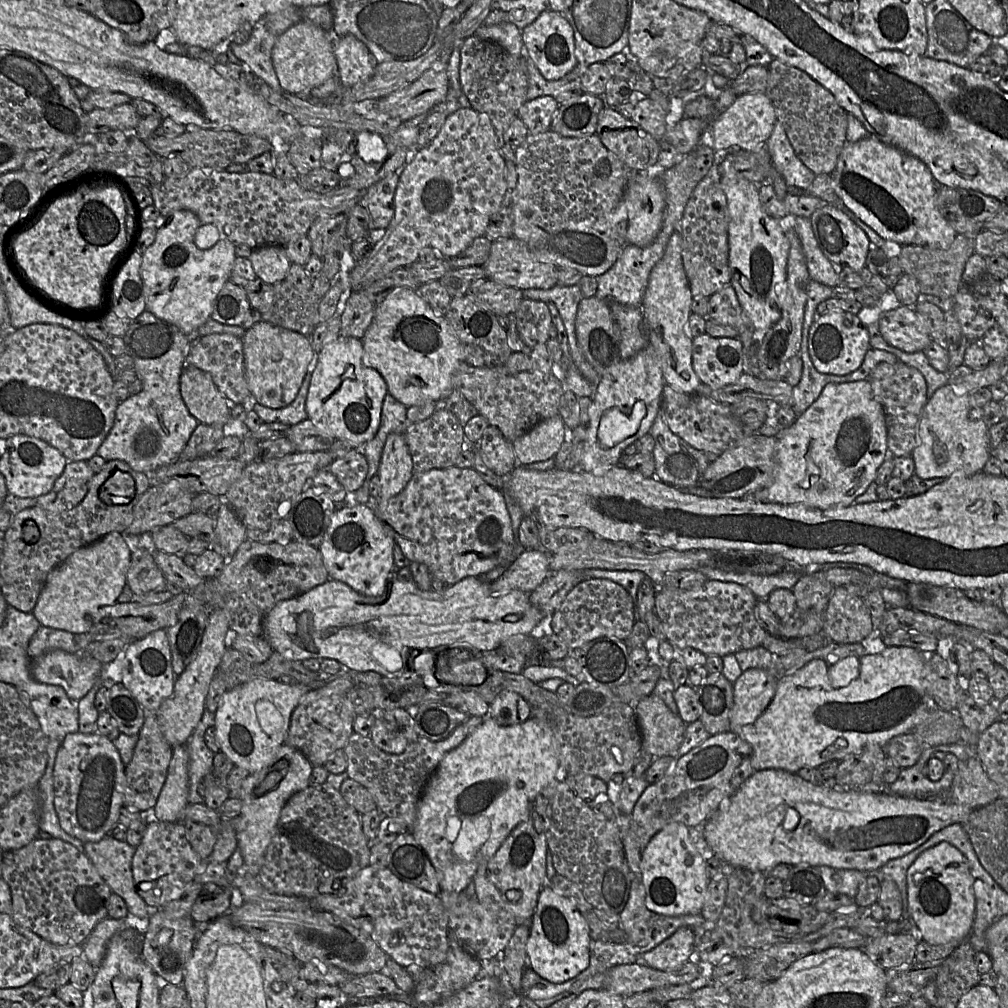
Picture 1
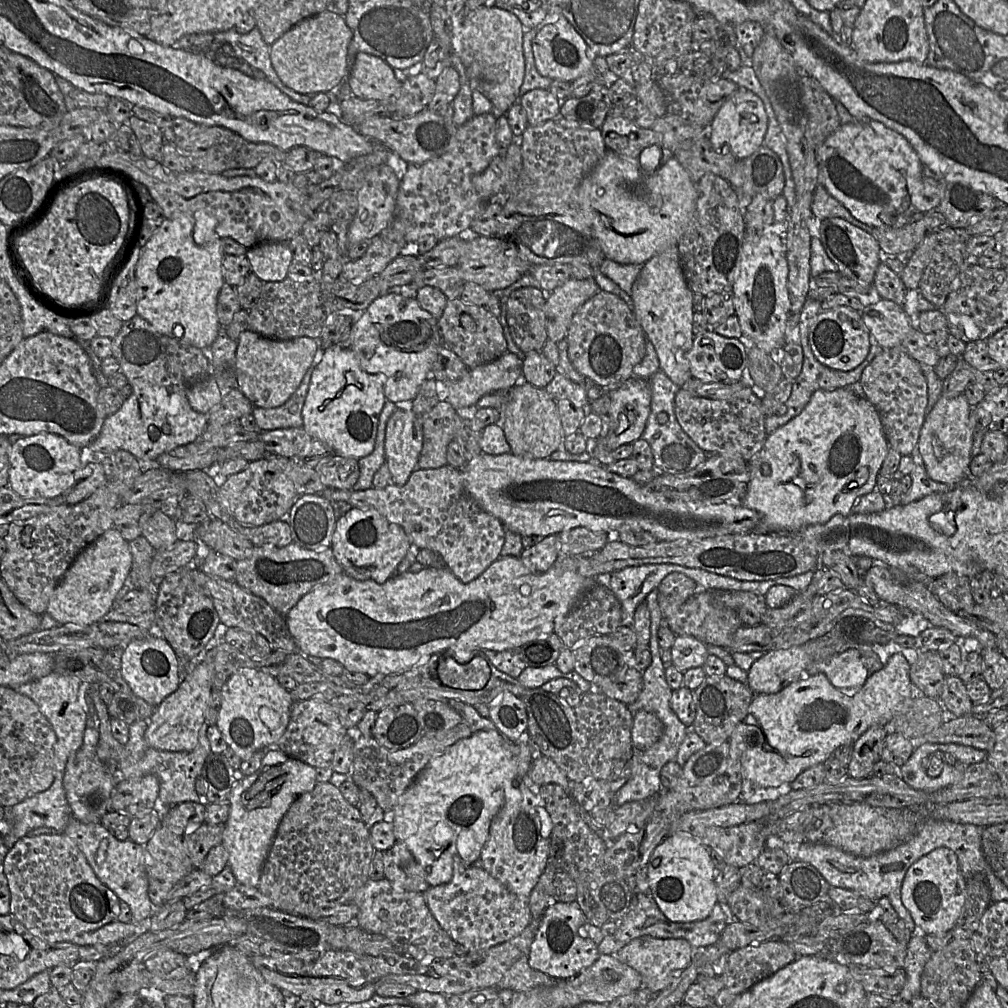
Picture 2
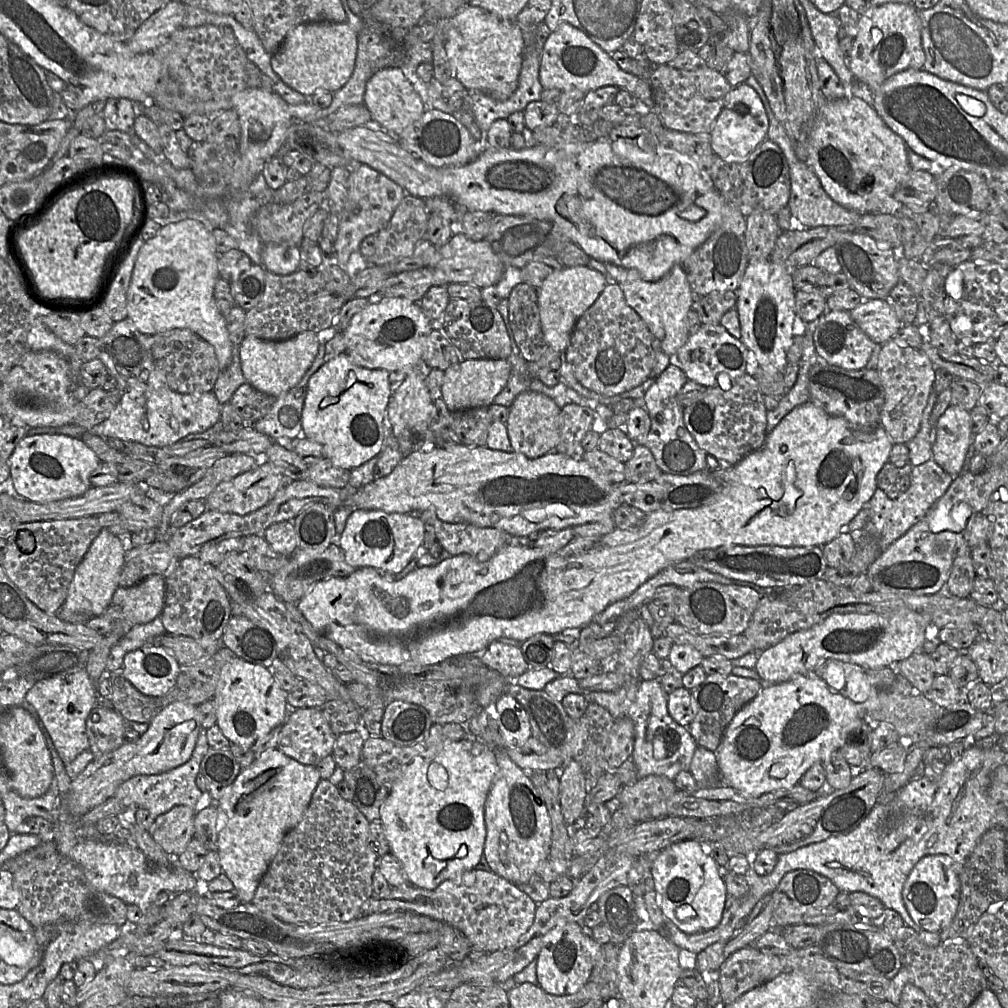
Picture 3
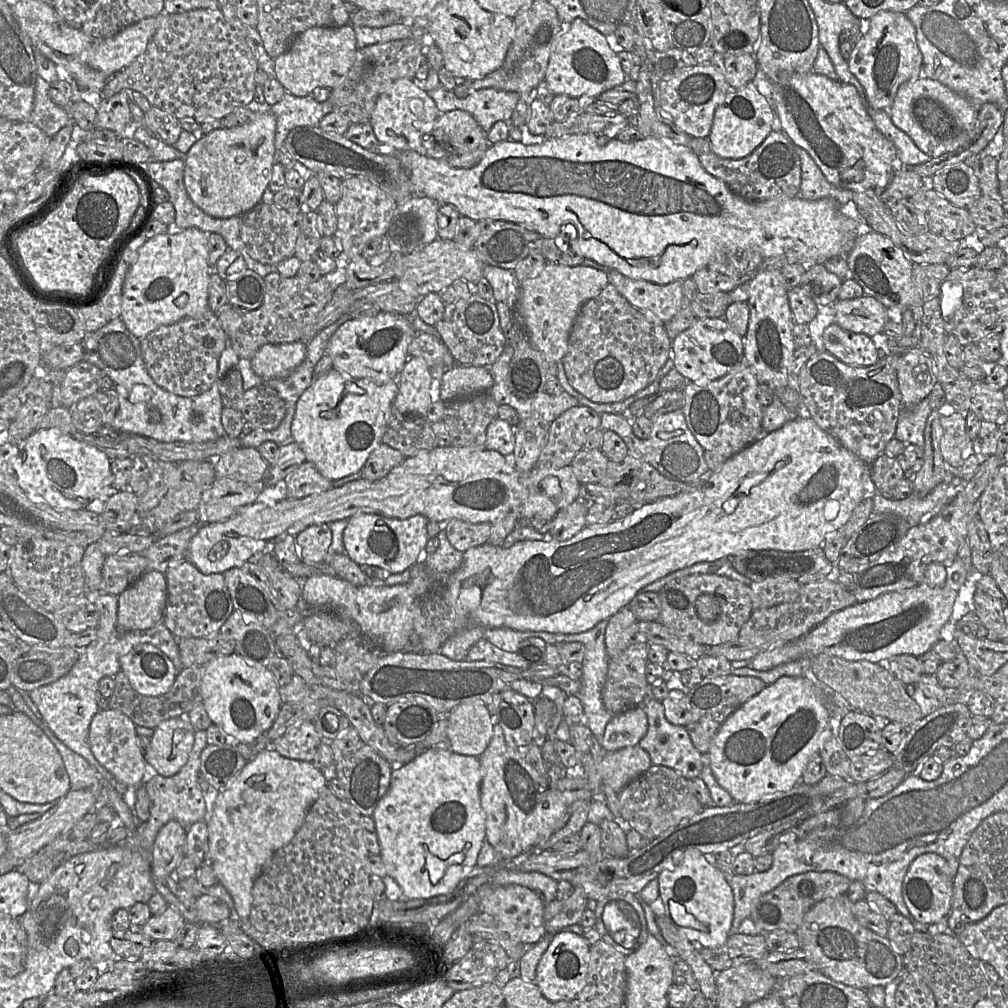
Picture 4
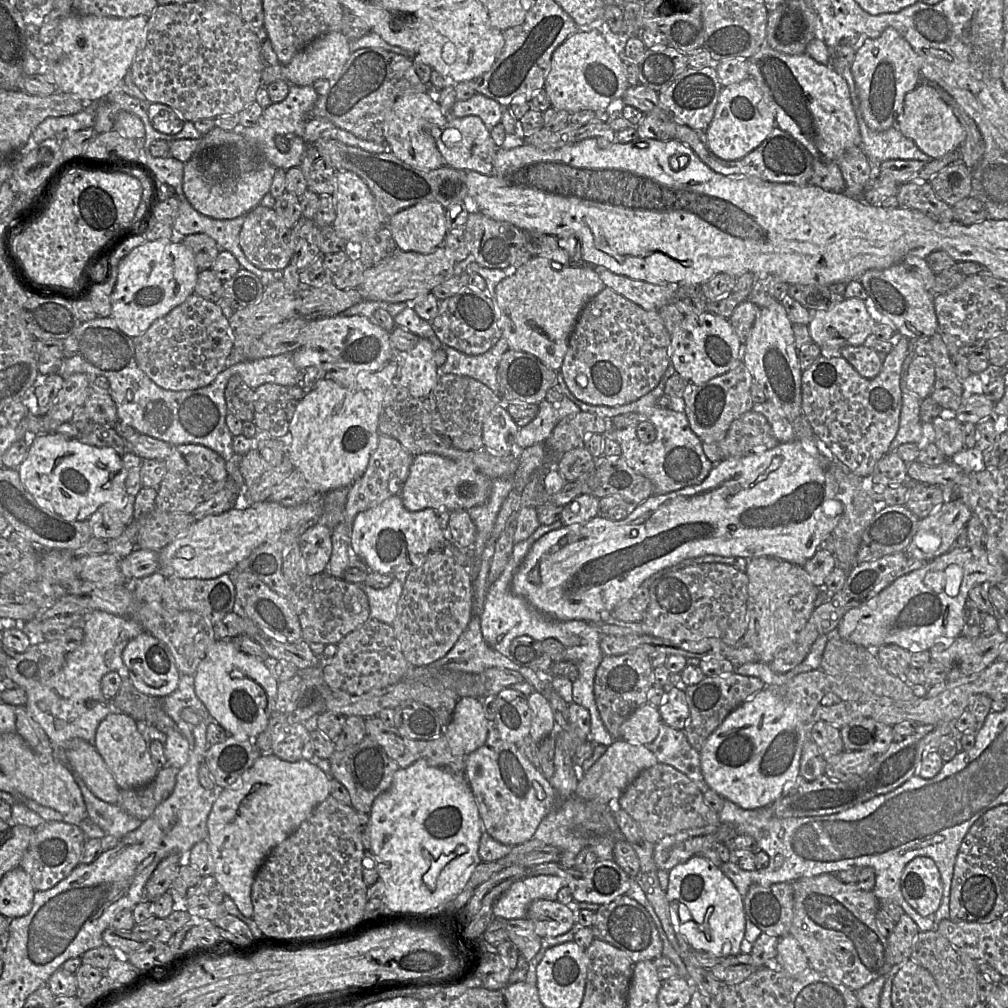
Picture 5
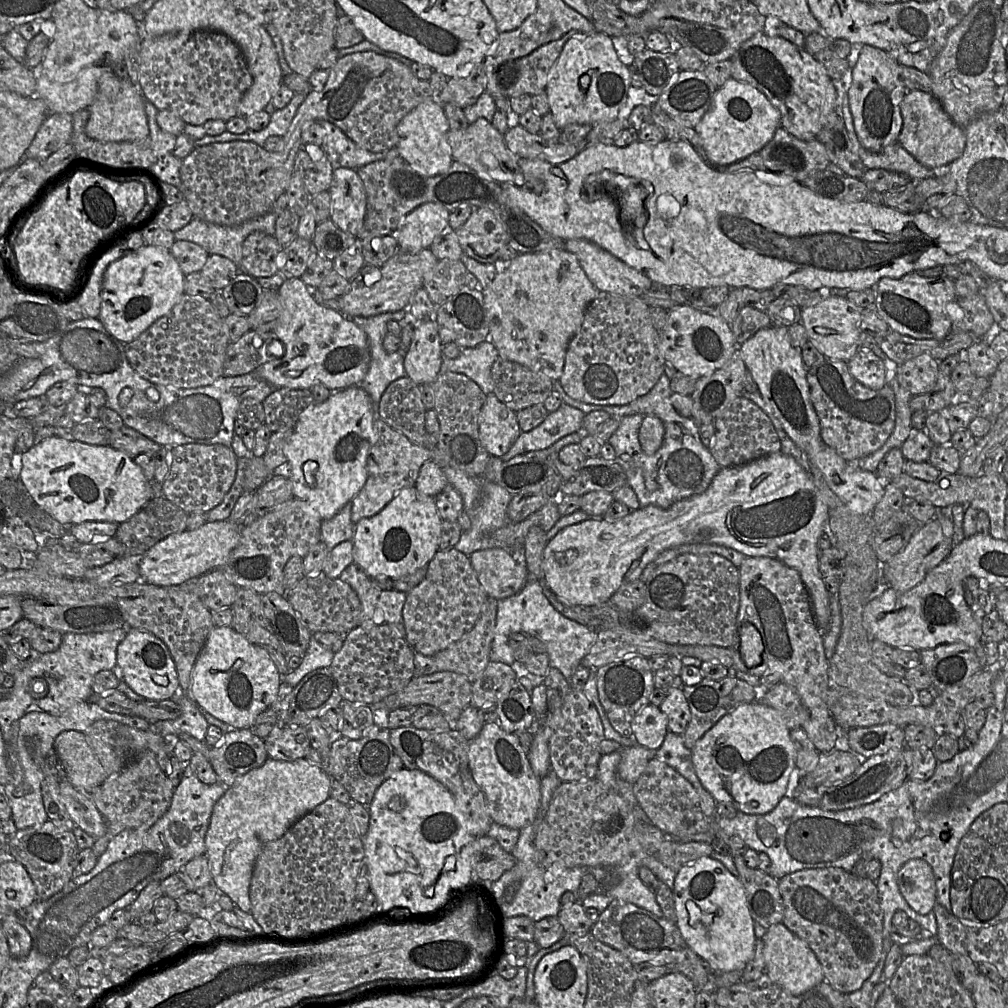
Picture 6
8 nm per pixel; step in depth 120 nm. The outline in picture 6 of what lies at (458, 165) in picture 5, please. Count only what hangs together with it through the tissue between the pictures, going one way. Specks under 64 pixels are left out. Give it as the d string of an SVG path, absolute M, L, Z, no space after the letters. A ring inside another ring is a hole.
M485 118L477 119L463 130L450 129L447 140L454 160L467 165L481 175L486 175L498 184L512 183L516 186L525 184L525 175L518 164L519 157L509 151L503 135Z

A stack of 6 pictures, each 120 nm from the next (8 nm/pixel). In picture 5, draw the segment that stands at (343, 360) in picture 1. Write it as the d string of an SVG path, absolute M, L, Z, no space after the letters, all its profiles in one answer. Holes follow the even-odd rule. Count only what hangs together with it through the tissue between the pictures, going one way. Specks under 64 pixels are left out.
M396 354L395 359L376 371L358 373L349 383L337 383L333 379L324 378L298 404L290 422L288 436L283 441L294 468L302 473L319 494L349 487L364 474L370 457L378 446L380 412L385 395L393 381L398 379L397 360L400 355Z

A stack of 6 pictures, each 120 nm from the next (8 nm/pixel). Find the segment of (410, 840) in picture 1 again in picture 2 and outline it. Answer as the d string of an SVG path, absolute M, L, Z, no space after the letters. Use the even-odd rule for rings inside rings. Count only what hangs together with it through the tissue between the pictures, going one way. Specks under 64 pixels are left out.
M397 841L390 849L384 852L384 873L393 885L400 885L402 889L410 892L424 893L430 885L424 879L424 870L415 856L400 841Z

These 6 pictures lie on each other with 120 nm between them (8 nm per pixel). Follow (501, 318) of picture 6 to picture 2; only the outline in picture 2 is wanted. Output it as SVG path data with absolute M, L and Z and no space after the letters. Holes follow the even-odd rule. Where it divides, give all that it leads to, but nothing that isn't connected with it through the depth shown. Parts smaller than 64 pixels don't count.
M594 277L584 280L570 278L563 285L546 293L546 331L556 344L564 339L576 311L600 290Z

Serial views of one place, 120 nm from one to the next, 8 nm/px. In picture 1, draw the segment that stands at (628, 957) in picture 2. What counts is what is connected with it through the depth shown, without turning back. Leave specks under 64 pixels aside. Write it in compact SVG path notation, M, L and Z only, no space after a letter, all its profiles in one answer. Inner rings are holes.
M680 927L670 937L638 957L636 963L661 971L670 971L688 962L694 949L693 930Z

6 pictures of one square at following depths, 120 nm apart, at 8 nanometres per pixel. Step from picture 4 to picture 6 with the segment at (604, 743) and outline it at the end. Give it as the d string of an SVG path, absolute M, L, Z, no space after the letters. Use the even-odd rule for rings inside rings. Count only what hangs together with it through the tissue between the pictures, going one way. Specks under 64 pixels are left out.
M648 704L644 706L632 721L633 739L636 744L650 751L658 750L667 734L667 716L660 708Z

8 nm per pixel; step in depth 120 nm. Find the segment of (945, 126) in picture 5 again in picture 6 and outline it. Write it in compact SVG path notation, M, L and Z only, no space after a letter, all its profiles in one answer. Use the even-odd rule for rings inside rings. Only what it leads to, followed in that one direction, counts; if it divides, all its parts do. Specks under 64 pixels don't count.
M907 90L901 102L901 113L903 127L899 143L922 165L935 169L950 164L963 155L967 137L965 129L950 118L931 92Z

